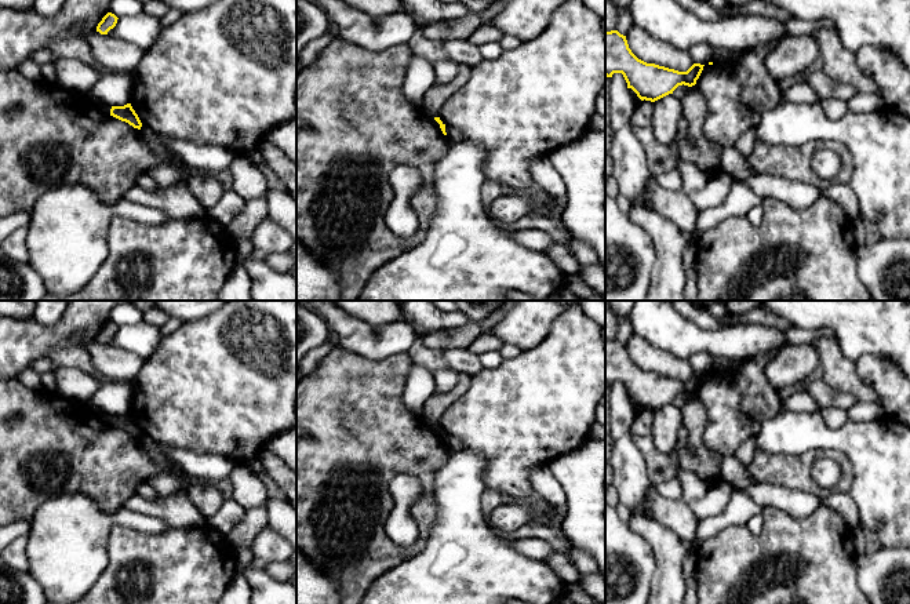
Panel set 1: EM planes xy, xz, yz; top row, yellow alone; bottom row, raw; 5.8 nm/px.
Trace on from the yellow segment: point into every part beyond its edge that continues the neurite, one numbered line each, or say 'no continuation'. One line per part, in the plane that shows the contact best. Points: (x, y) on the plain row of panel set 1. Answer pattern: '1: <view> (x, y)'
no continuation

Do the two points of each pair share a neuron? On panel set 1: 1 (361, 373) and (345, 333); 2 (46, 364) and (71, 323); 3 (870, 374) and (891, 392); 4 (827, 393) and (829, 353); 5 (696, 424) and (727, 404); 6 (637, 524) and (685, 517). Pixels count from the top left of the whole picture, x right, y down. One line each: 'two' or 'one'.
1: two
2: two
3: one
4: two
5: two
6: two

